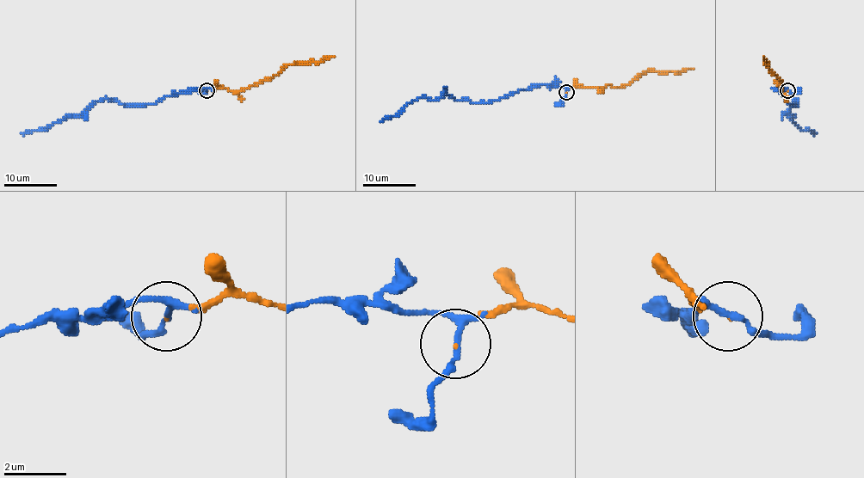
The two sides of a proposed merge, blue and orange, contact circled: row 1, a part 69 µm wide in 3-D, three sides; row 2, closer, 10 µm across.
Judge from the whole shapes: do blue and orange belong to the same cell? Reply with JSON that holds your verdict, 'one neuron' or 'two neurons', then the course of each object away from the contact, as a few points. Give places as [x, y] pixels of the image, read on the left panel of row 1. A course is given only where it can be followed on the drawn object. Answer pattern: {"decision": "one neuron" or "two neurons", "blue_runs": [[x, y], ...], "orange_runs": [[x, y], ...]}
{"decision": "one neuron", "blue_runs": [[207, 90], [186, 90], [151, 105], [129, 105], [104, 98], [80, 115], [60, 119], [44, 130], [20, 134]], "orange_runs": [[207, 90], [218, 86], [240, 91], [269, 79], [291, 64], [320, 62], [333, 56]]}

